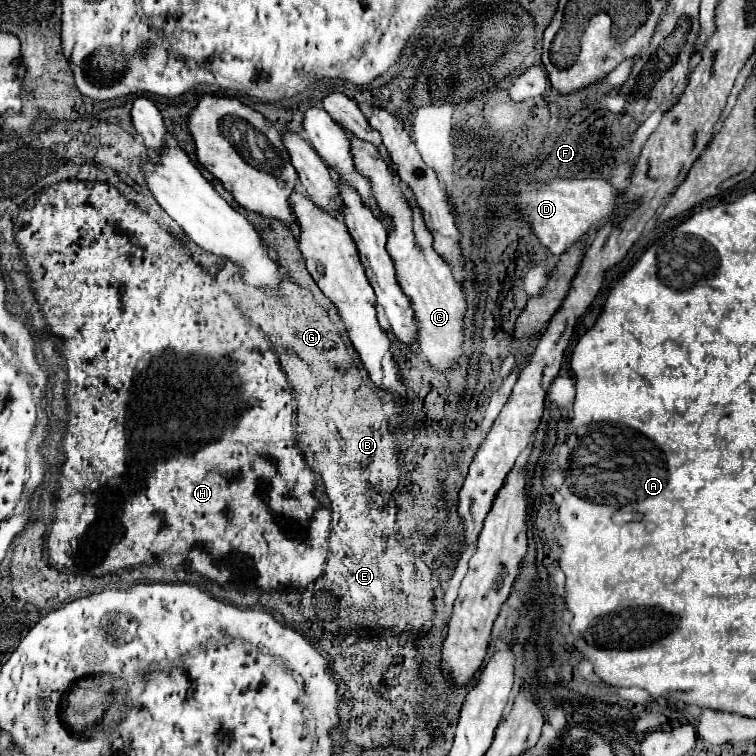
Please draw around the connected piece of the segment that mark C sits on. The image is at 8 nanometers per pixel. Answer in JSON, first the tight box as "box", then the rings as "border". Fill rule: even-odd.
{"box":[351,136,465,372],"border":[[[351,136],[355,166],[363,176],[369,176],[373,184],[373,194],[381,210],[393,216],[393,232],[389,232],[387,252],[391,254],[397,280],[403,292],[411,298],[413,310],[419,320],[419,352],[431,362],[431,366],[439,372],[447,372],[461,356],[461,344],[465,340],[465,296],[461,292],[461,284],[455,280],[451,268],[445,260],[433,250],[433,236],[423,222],[423,212],[415,202],[413,192],[399,180],[395,172],[385,164],[373,144],[357,140]]]}

